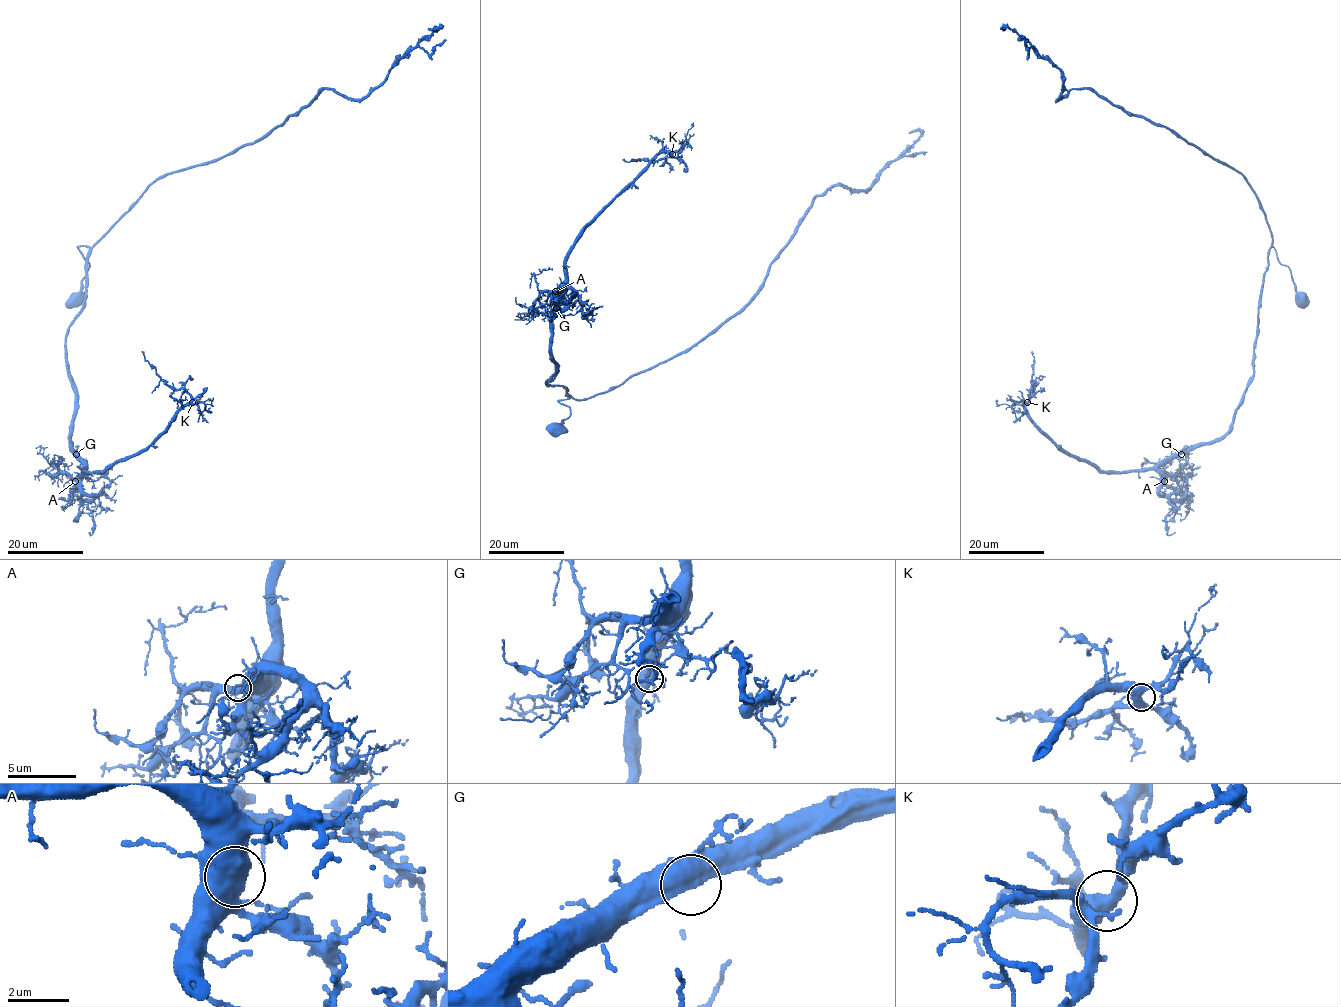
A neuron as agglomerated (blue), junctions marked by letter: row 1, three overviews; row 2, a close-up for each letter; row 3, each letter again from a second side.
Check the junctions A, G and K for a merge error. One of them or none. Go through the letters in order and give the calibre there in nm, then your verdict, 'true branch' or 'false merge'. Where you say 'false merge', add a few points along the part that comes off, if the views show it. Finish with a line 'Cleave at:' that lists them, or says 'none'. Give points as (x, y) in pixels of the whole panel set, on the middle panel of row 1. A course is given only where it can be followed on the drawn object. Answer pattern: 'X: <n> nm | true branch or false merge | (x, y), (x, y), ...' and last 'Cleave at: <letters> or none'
A: 460 nm | true branch
G: 850 nm | true branch
K: 440 nm | true branch
Cleave at: none

